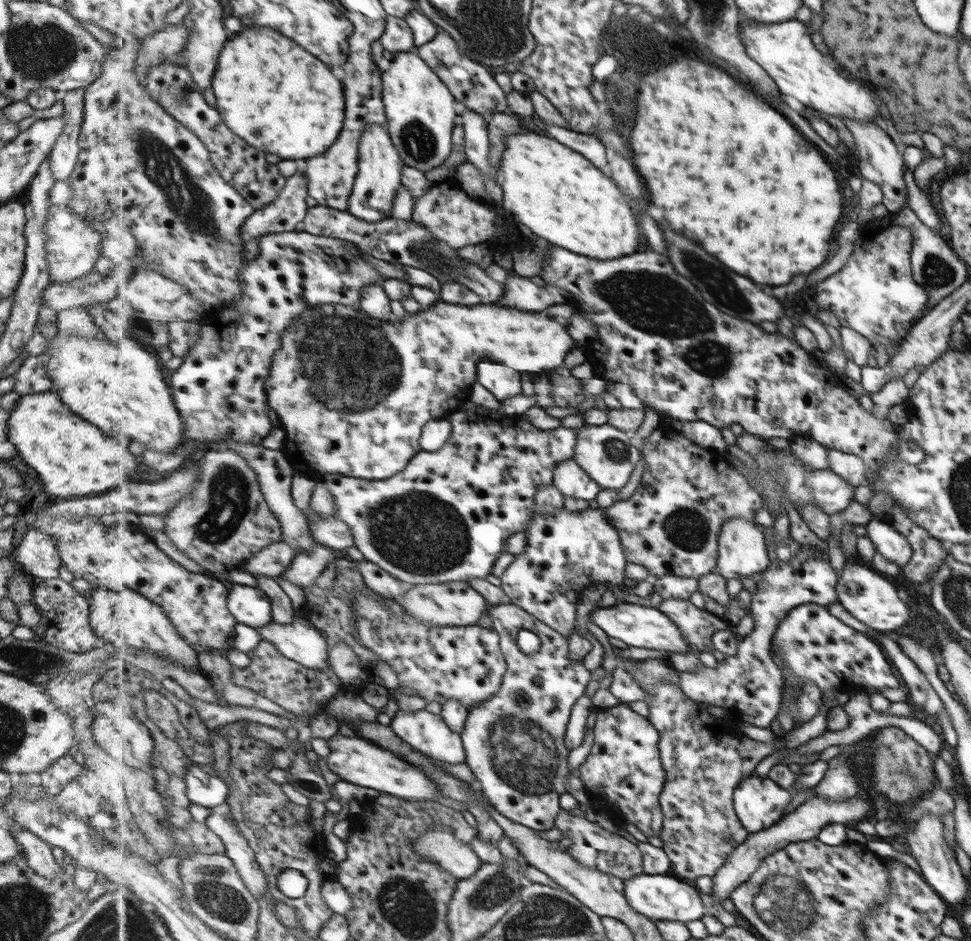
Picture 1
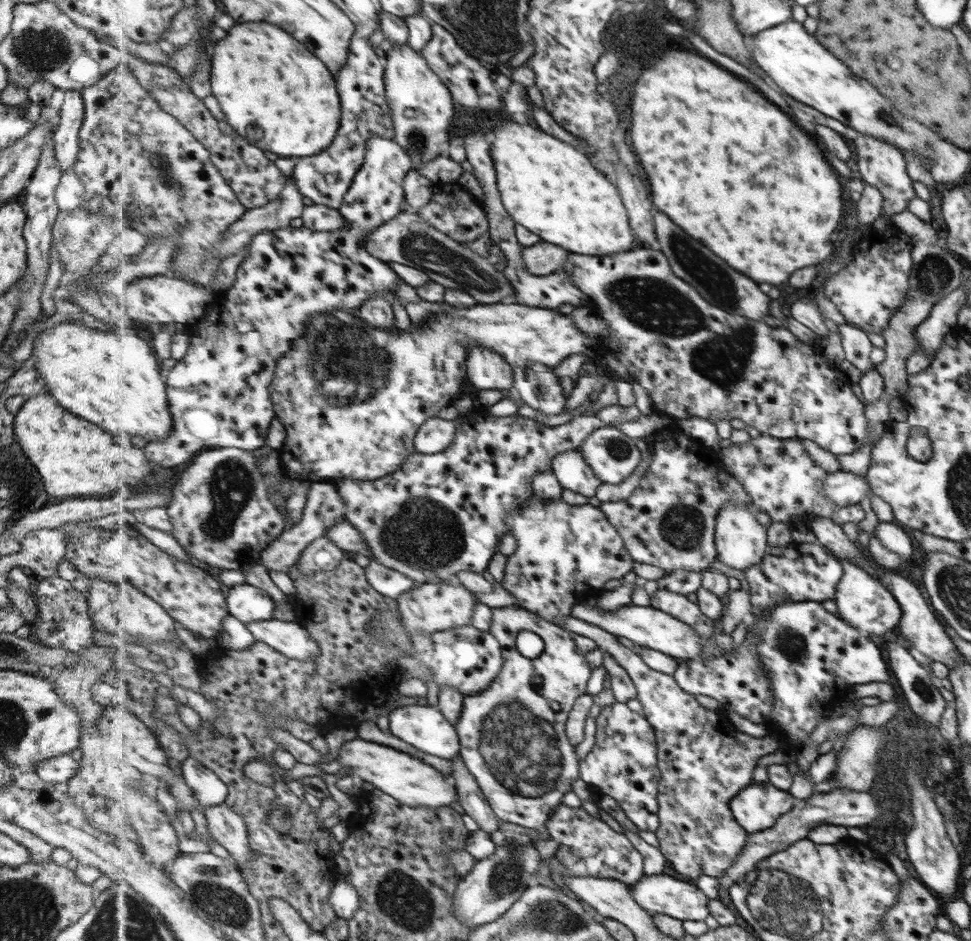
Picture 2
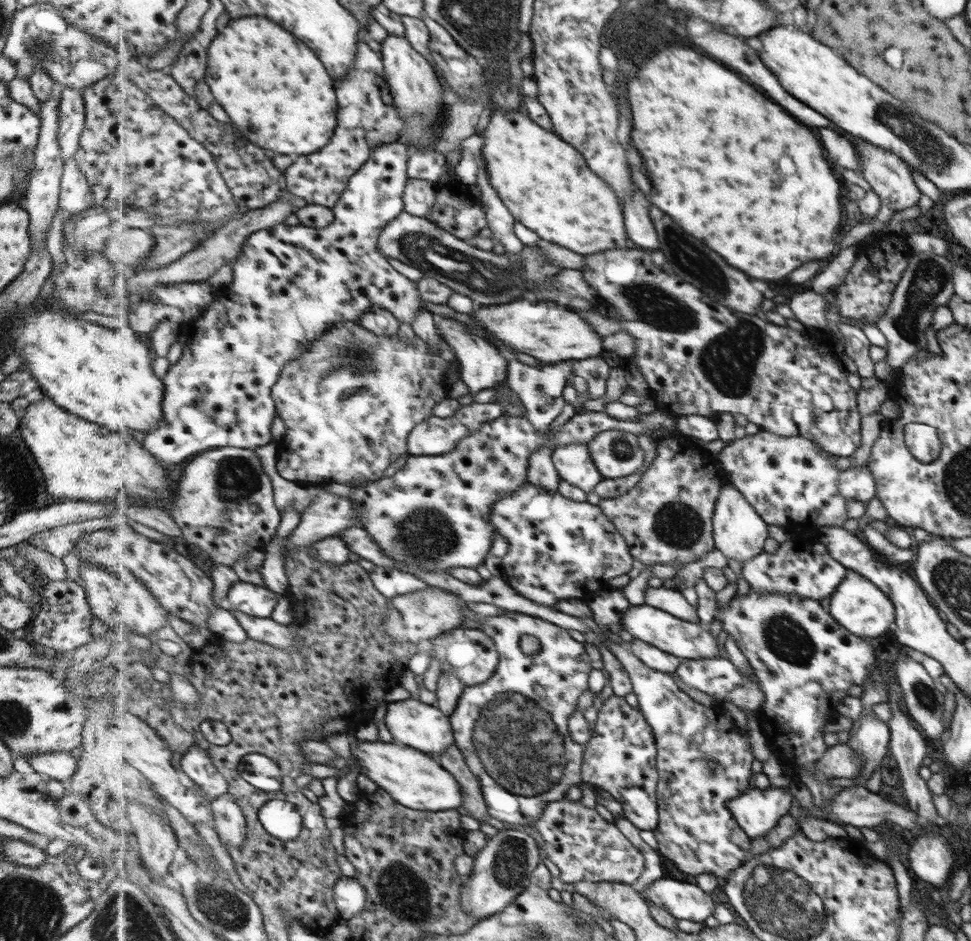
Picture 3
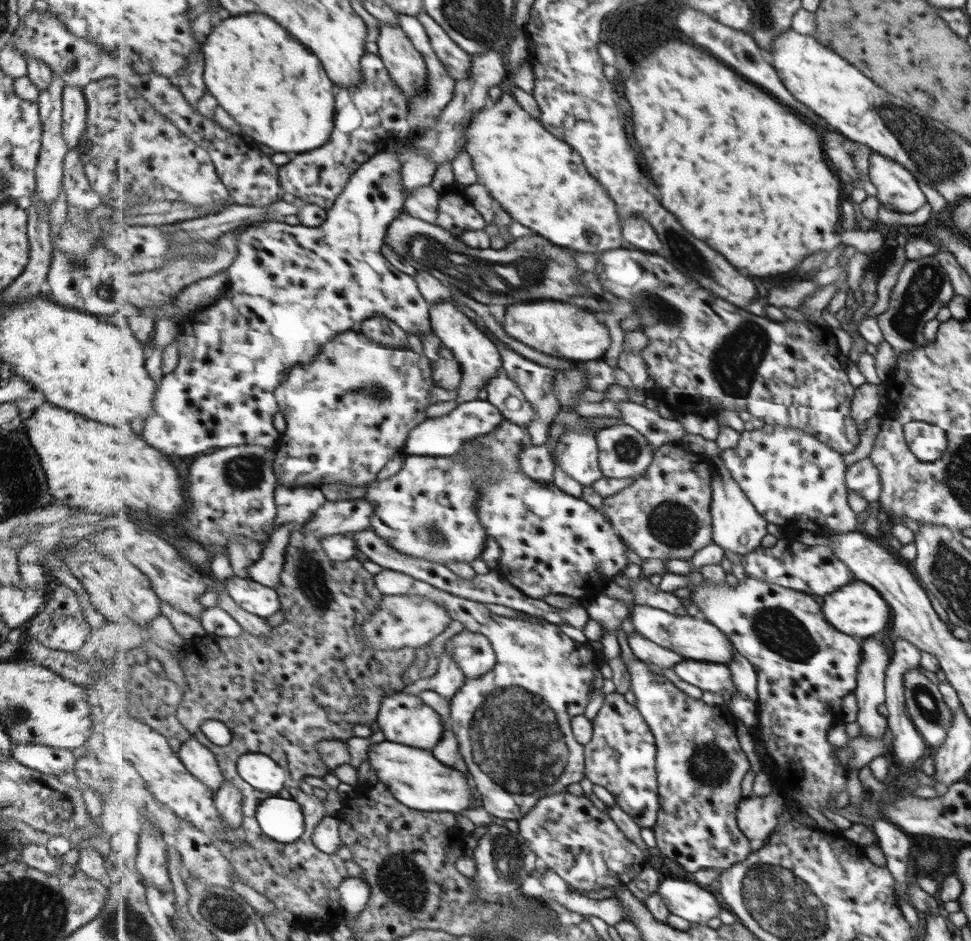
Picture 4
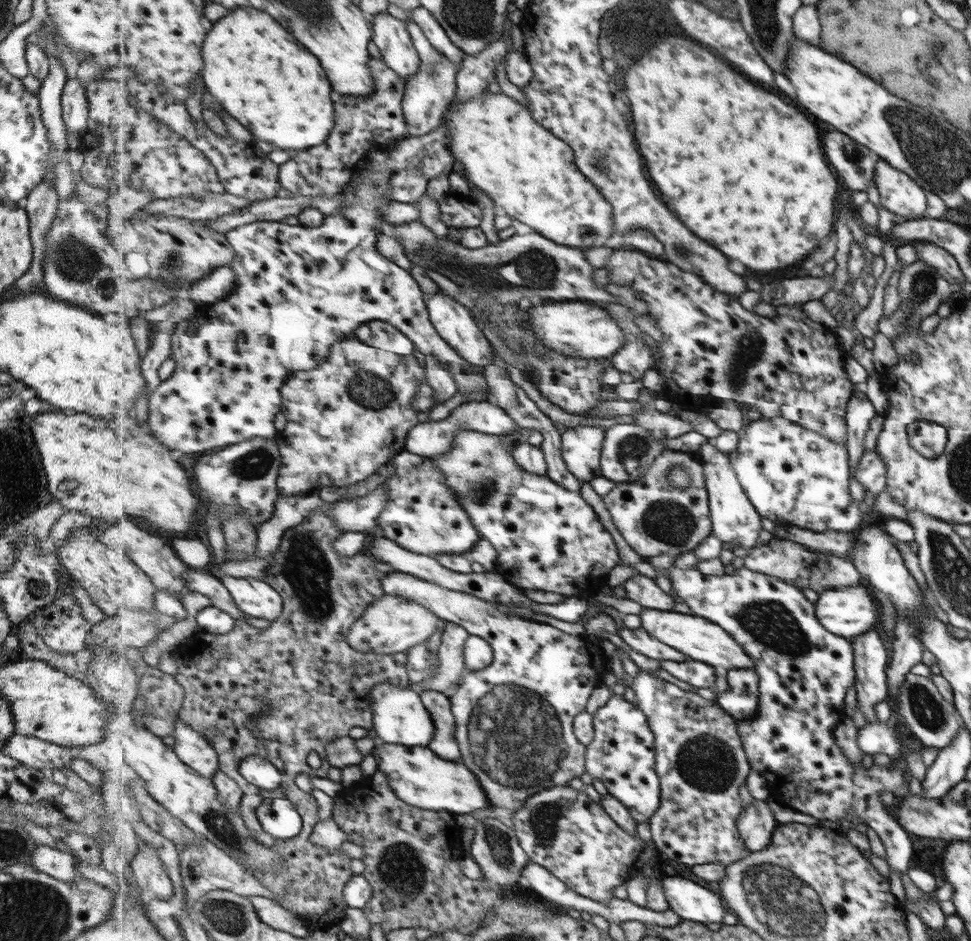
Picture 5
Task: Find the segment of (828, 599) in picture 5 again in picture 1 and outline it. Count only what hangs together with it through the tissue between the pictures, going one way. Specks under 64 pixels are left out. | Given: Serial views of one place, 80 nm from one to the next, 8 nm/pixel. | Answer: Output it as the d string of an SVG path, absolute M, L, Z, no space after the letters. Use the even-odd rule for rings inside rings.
M845 561L841 574L839 574L835 592L838 603L849 613L855 620L868 626L871 630L884 633L887 630L895 630L905 626L909 620L912 620L912 608L909 603L901 600L898 590L895 590L893 584L887 580L879 578L873 574L871 569L861 568L855 563Z

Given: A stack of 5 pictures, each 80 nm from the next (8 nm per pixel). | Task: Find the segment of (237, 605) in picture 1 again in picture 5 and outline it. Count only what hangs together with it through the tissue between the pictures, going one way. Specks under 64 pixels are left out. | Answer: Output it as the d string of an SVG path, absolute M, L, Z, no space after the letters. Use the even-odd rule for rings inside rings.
M220 575L238 607L249 616L274 621L284 612L282 595L258 578Z

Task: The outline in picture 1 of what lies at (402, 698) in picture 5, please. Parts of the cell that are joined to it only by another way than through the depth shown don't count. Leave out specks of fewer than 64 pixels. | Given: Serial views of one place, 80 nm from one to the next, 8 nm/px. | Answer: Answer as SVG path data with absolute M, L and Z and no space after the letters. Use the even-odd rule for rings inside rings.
M425 709L415 711L415 713L399 710L393 717L390 726L404 742L431 759L453 765L464 764L468 760L461 733L449 729L441 714L431 714Z

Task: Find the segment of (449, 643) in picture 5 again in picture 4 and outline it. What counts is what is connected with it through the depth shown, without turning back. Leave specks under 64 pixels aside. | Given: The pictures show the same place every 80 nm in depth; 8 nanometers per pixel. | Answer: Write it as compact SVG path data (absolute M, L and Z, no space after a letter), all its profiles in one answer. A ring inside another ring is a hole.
M445 649L433 676L413 681L410 685L405 685L405 688L402 688L399 693L419 695L424 690L434 690L451 703L453 697L463 688L466 679L465 673L460 670L457 661Z

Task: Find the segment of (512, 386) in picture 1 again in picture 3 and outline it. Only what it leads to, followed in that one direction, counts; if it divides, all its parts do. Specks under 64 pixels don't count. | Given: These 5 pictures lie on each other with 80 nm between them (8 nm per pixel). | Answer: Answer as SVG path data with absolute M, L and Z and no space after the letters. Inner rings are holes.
M435 315L435 321L439 333L446 342L451 346L451 349L456 357L460 360L462 367L460 368L462 374L463 383L467 382L469 386L469 393L471 396L475 396L478 392L485 389L495 389L499 387L501 383L507 381L507 374L509 372L509 356L497 349L493 343L490 343L485 337L477 336L475 332L472 332L469 327L453 318L442 318Z

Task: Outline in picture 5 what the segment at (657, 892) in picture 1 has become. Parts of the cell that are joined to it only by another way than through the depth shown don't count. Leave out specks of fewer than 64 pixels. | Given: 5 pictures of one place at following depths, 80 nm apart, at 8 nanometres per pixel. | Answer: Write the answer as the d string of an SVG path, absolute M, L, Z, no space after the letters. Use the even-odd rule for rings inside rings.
M672 876L664 879L663 884L670 908L684 920L722 923L725 915L731 912L721 895L717 896L693 880Z

